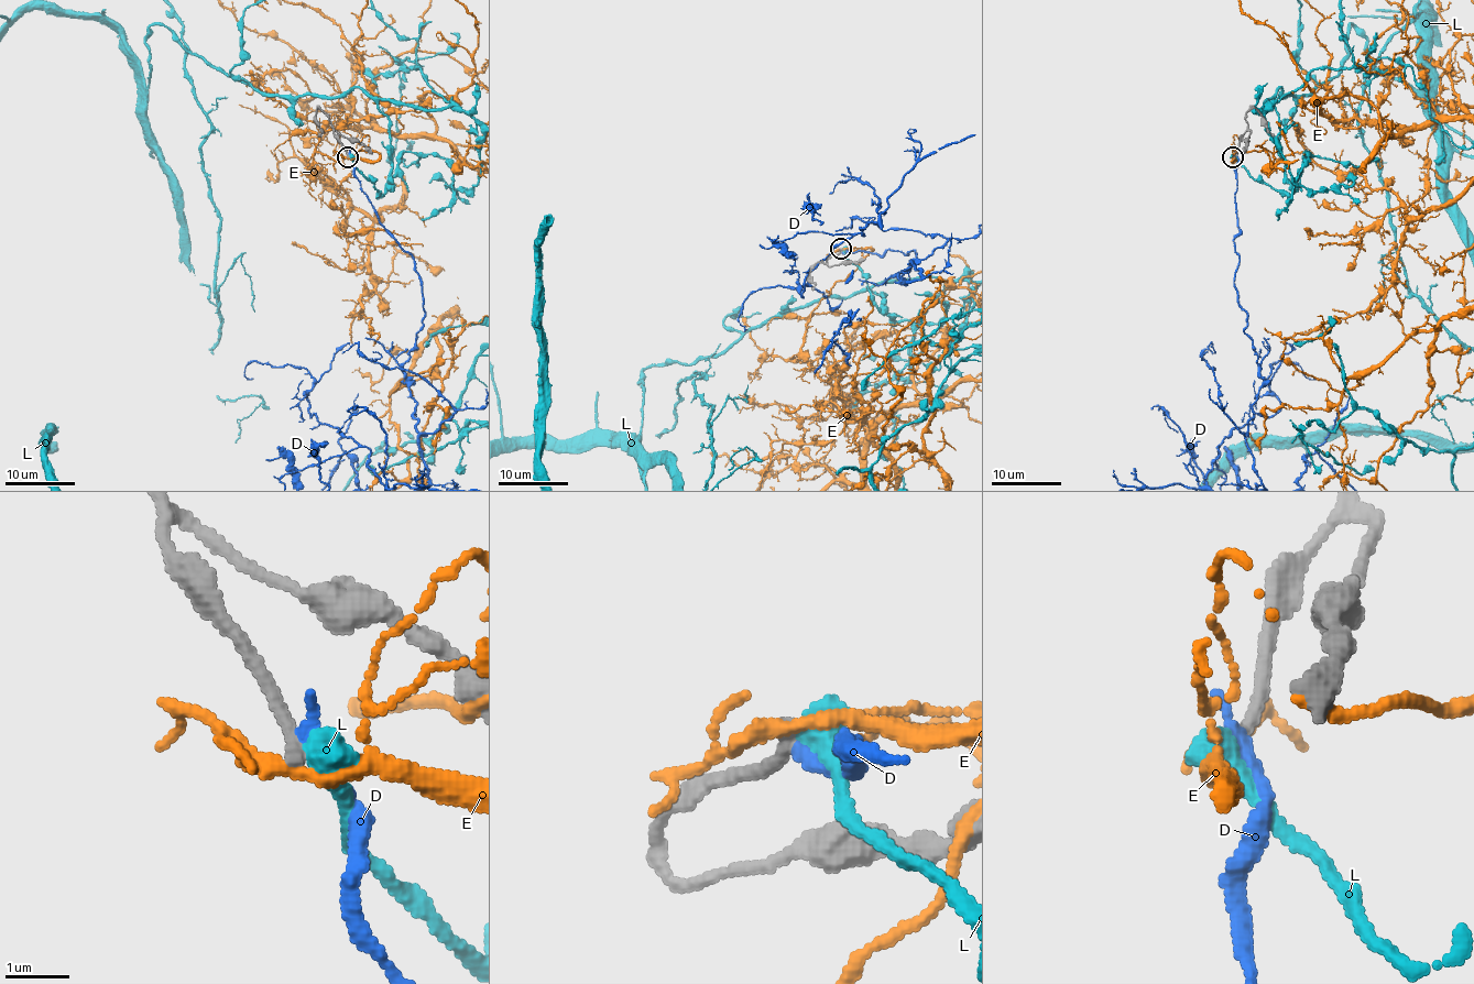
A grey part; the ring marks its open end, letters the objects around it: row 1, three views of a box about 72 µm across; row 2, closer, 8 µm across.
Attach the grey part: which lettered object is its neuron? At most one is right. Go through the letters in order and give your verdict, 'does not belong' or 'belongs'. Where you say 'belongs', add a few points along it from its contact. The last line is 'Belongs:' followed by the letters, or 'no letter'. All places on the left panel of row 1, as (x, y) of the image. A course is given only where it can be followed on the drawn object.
D: does not belong
E: does not belong
L: does not belong
Belongs: no letter

